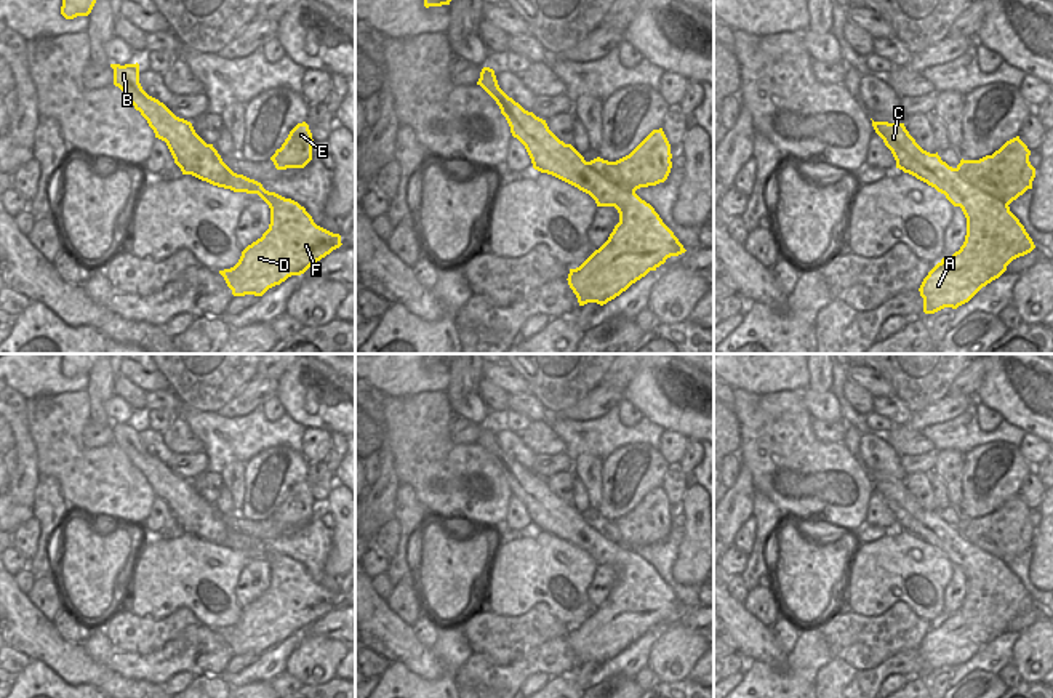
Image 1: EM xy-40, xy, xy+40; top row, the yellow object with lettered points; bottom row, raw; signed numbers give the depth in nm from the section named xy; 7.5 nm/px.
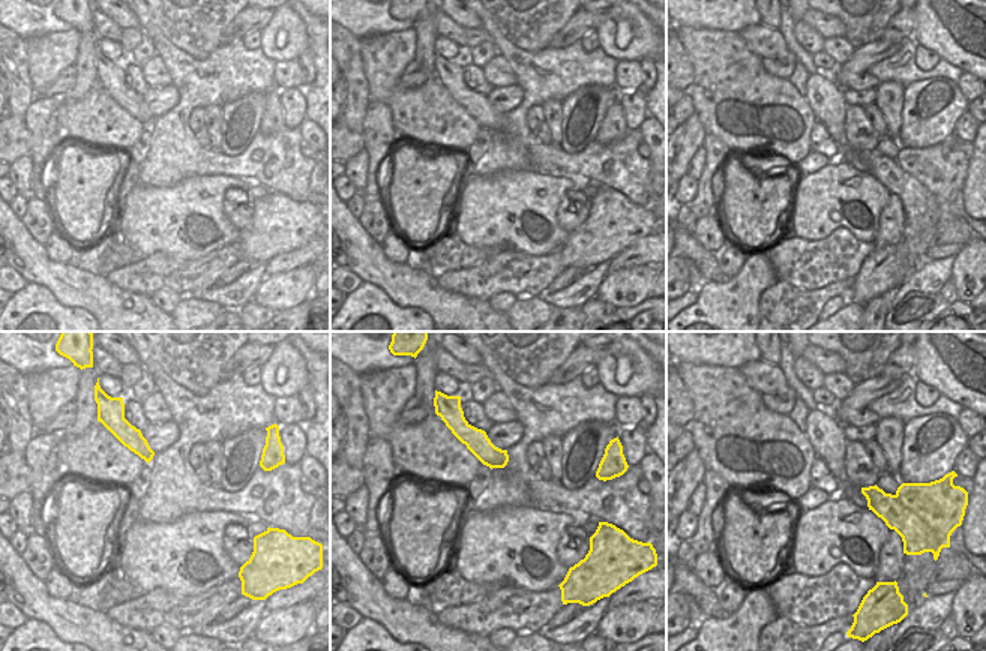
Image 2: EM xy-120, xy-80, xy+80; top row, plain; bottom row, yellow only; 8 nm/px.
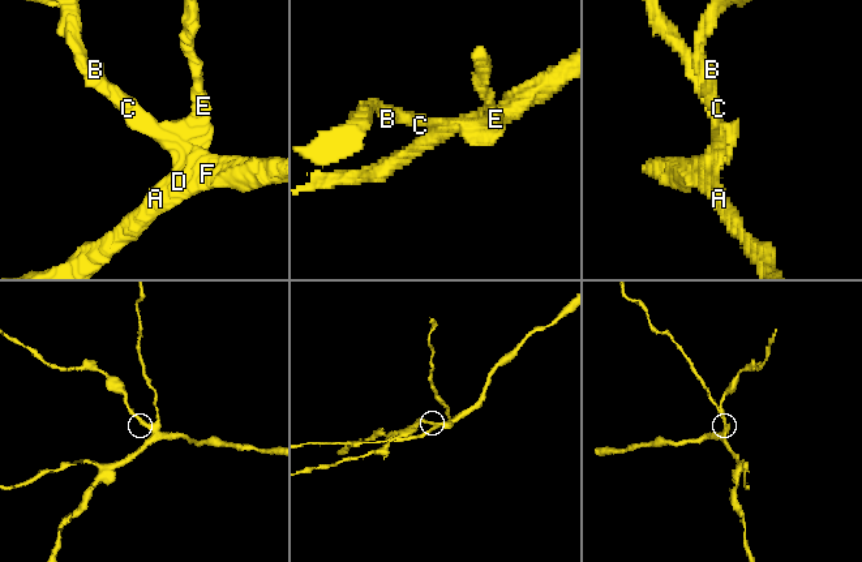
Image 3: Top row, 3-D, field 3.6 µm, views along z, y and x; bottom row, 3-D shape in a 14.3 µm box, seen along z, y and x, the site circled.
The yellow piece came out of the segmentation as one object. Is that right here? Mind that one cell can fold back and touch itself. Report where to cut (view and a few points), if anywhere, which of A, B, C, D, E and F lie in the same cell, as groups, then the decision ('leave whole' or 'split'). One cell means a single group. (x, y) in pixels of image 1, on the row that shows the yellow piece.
xy+40 (956, 168), (965, 180), (1007, 205) | A B C D F / E | split

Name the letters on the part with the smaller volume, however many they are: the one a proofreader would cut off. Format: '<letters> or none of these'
E.

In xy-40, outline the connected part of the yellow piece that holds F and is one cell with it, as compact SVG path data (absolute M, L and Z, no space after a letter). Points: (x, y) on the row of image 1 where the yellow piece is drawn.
M110 64L114 85L147 120L155 138L166 142L182 174L192 174L234 192L258 194L270 208L270 224L261 239L248 245L230 267L219 271L234 296L262 296L291 275L304 274L314 263L339 248L341 235L317 226L291 199L269 192L261 183L234 173L213 144L206 144L192 123L176 117L163 102L149 96L139 83L139 64Z

